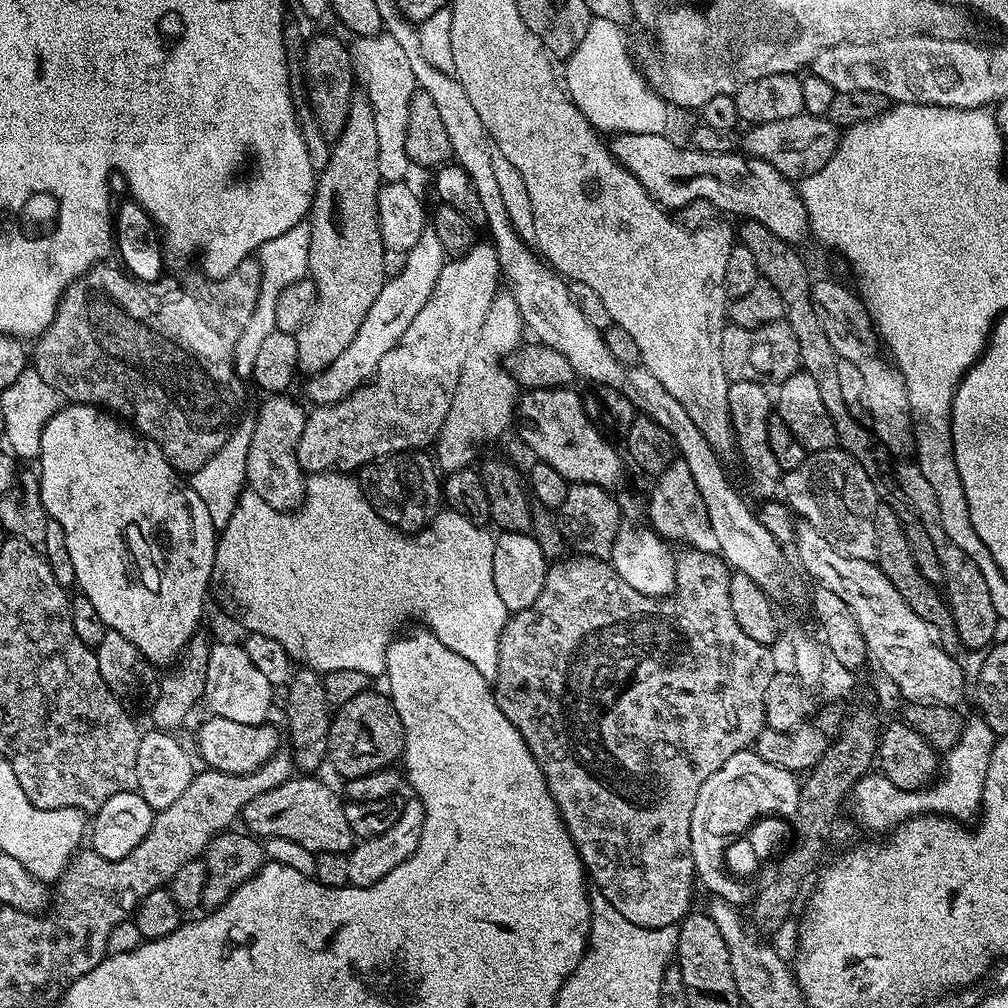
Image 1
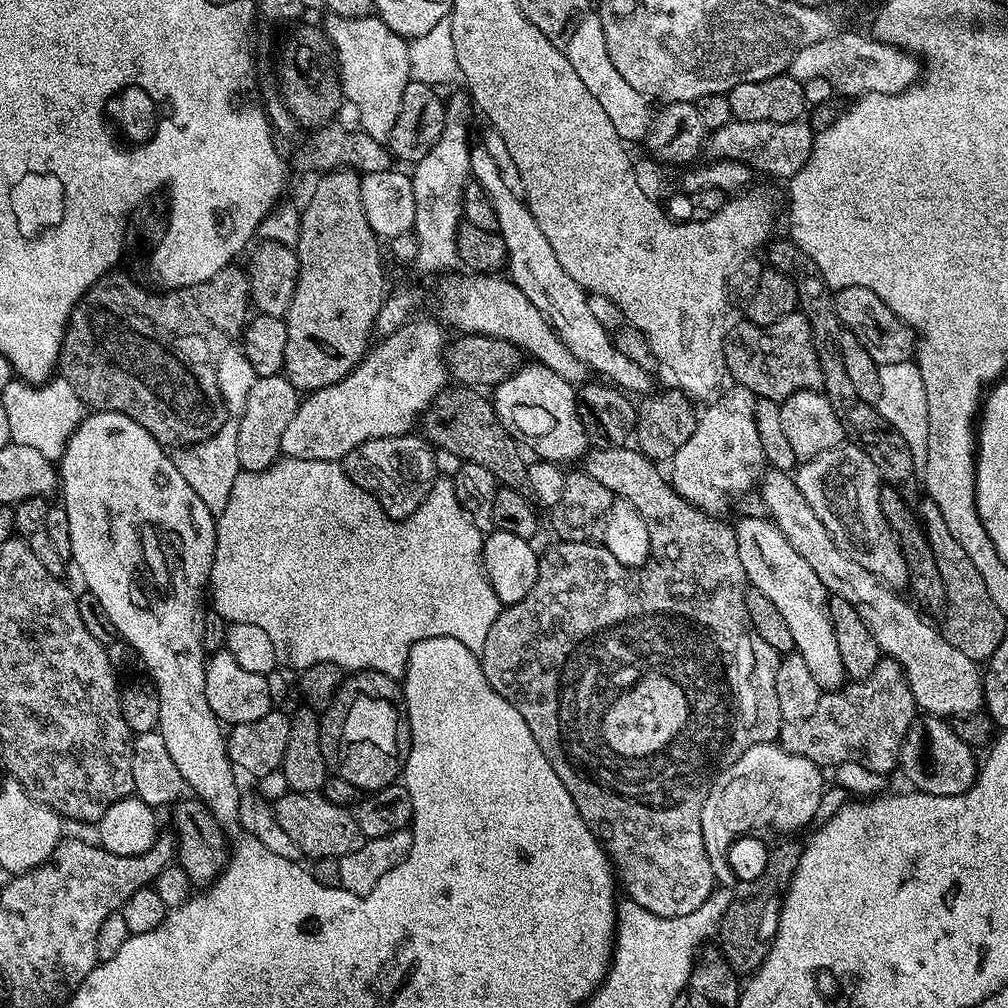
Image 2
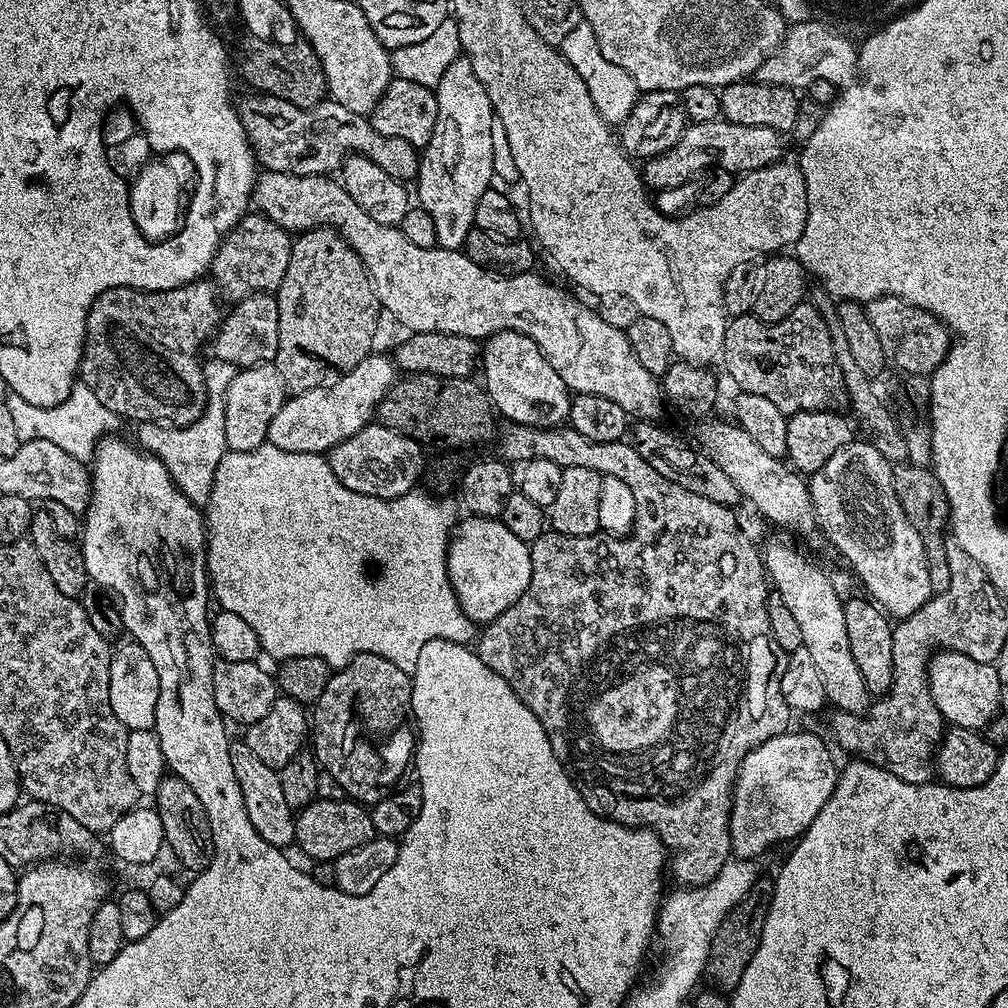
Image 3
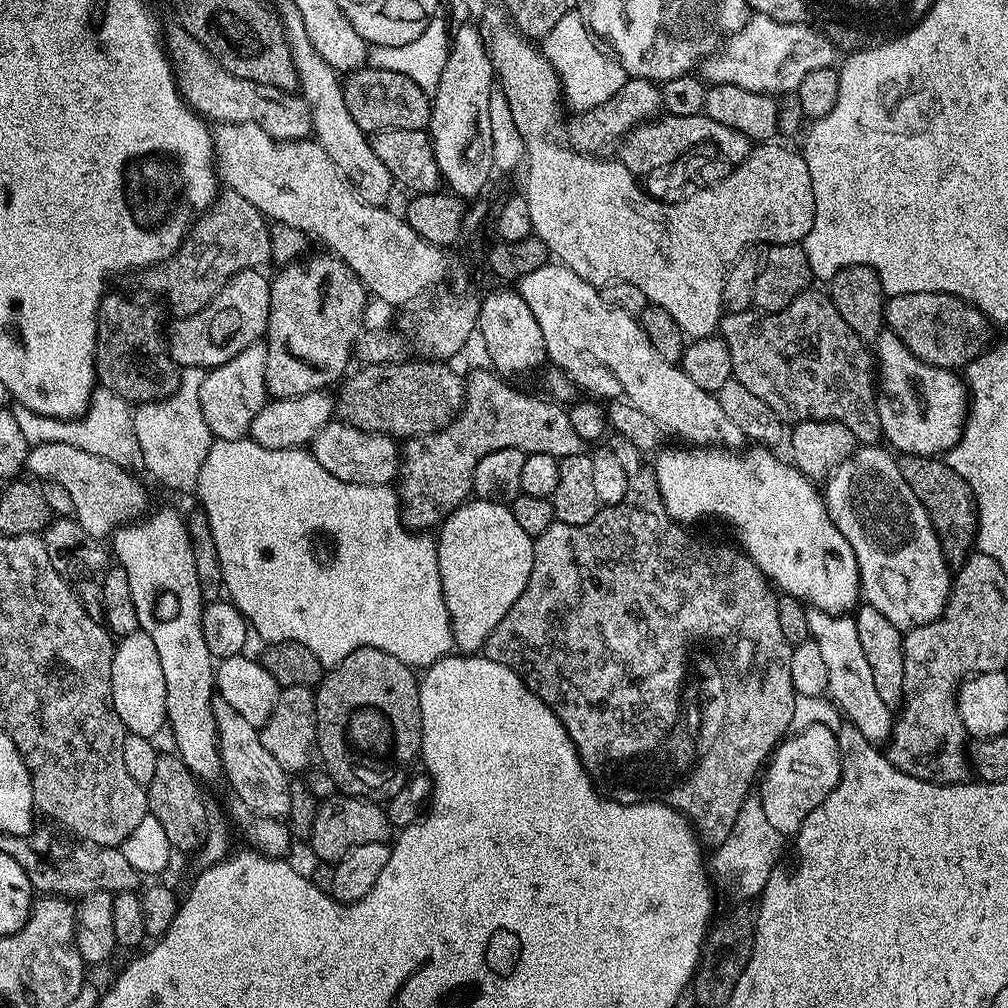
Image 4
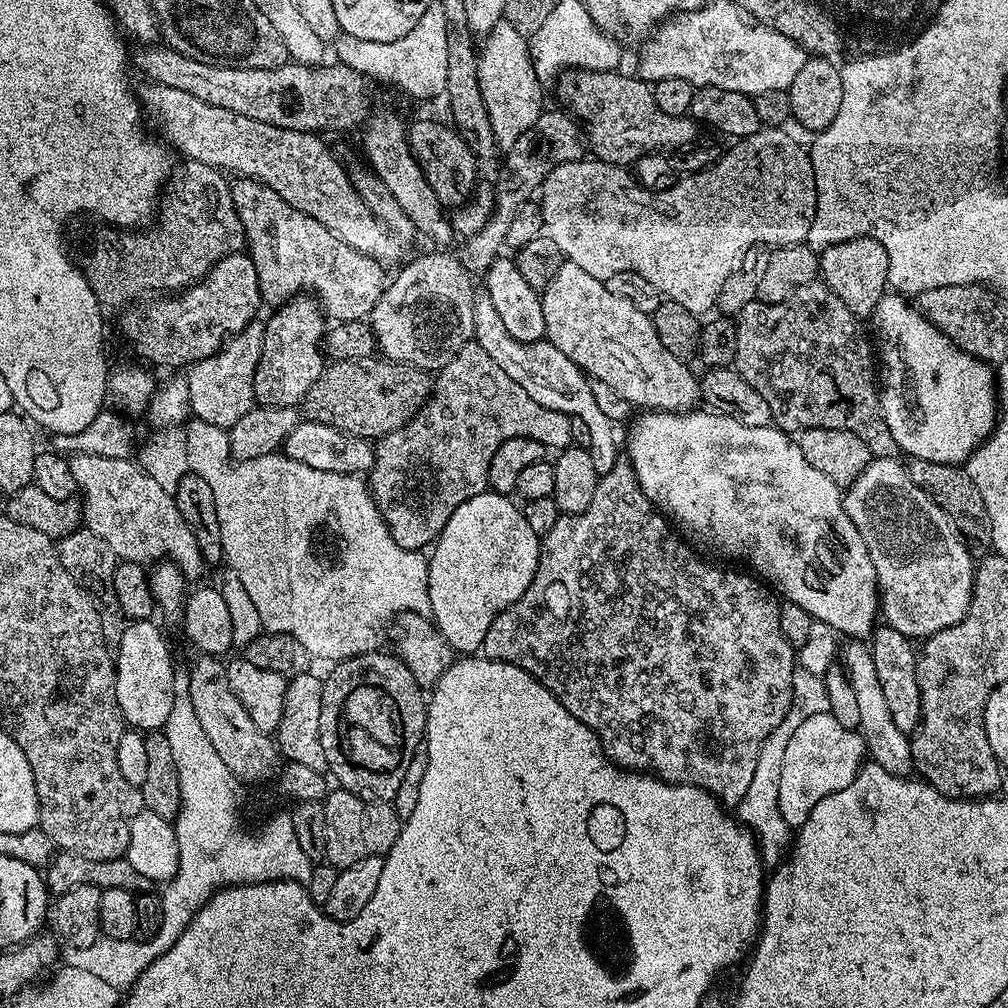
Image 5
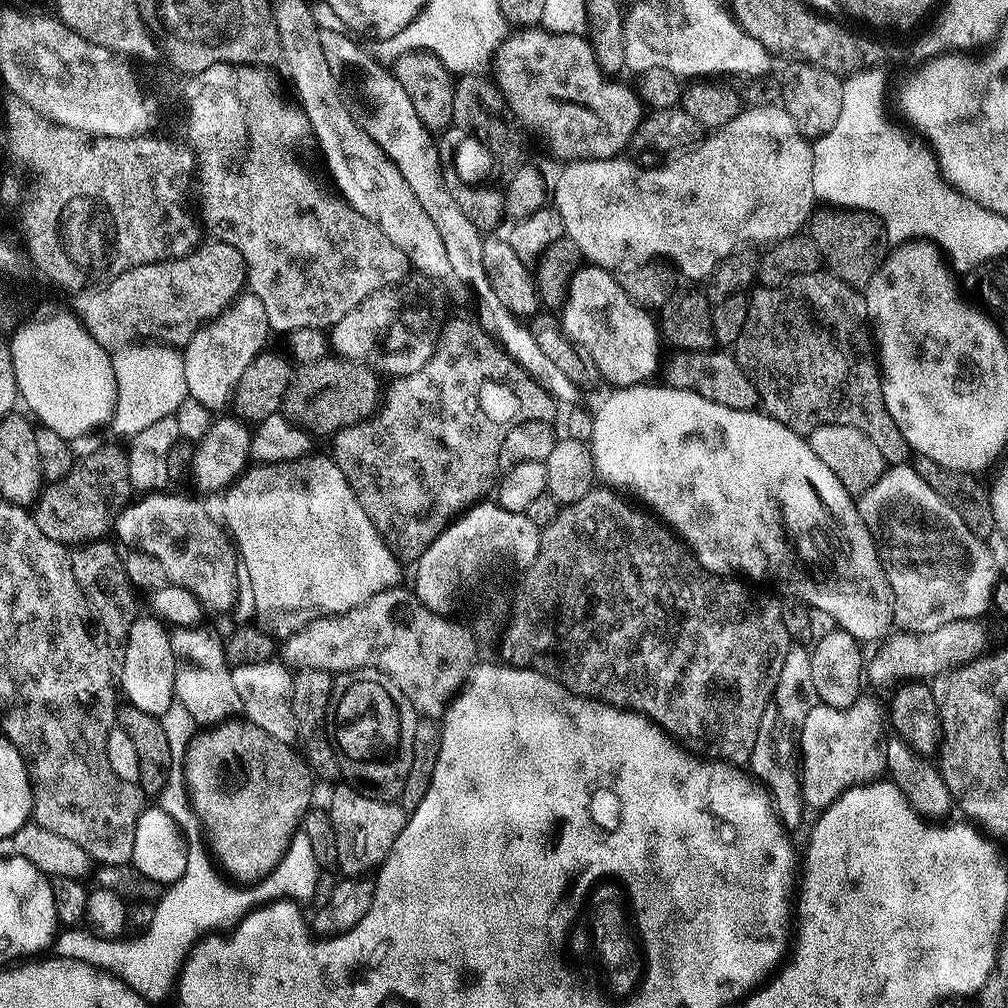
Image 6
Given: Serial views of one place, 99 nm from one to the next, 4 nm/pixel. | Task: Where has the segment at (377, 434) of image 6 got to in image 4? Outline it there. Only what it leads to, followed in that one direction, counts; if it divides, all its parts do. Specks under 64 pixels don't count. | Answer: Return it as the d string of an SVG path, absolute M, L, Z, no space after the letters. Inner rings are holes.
M495 371L476 372L472 377L467 377L467 392L464 398L464 406L460 411L460 415L440 432L426 433L425 436L414 436L411 439L405 439L400 448L400 471L394 481L394 487L397 496L400 498L400 517L404 520L404 527L409 530L436 530L443 524L445 518L448 517L456 508L465 503L473 495L472 483L474 482L474 466L478 466L478 462L482 462L482 458L486 458L486 454L494 454L494 450L506 450L513 448L514 450L522 450L525 454L533 452L534 454L550 454L557 458L578 455L582 452L582 441L578 438L578 433L574 431L574 426L570 426L570 418L568 417L568 408L561 406L559 403L553 402L551 399L538 400L532 396L526 396L519 392L516 388L511 388L509 381L505 377L497 374Z

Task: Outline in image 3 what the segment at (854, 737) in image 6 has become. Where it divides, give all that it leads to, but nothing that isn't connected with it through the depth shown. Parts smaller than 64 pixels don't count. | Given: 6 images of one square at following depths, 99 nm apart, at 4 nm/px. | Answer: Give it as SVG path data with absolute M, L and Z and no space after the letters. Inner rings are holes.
M790 730L748 752L733 784L732 808L729 812L729 832L736 832L732 837L733 857L738 860L755 859L766 847L776 842L792 842L802 836L829 800L837 775L838 766L834 764L825 742L810 732Z

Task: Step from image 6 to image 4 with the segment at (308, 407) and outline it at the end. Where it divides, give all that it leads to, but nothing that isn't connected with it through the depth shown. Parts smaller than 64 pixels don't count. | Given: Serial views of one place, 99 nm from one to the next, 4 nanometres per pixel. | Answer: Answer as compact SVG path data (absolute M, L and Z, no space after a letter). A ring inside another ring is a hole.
M414 358L396 364L365 365L360 371L353 371L343 379L343 386L336 394L337 415L343 423L354 425L356 429L391 435L400 440L440 432L460 415L467 392L463 377L460 378L450 367L445 361L430 361L426 358Z

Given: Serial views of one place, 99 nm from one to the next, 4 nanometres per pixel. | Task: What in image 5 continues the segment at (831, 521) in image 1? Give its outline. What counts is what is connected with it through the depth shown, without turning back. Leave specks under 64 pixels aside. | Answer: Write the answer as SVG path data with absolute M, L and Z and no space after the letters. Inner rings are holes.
M896 458L872 459L859 478L847 485L843 493L844 509L858 534L862 534L862 542L866 542L870 562L874 562L883 619L891 628L910 638L927 638L938 630L955 628L962 622L972 601L976 564L973 549L946 510L942 510L942 506L938 506L926 490L910 482L907 467L898 461Z

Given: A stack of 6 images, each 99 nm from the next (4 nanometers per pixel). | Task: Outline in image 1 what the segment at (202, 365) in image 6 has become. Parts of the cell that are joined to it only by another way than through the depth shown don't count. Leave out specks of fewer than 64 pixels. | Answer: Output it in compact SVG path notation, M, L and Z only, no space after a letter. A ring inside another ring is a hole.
M272 394L265 399L268 401L255 413L256 425L246 455L247 487L279 512L292 512L304 502L306 473L296 457L296 447L298 438L302 438L306 412L290 397L288 394Z

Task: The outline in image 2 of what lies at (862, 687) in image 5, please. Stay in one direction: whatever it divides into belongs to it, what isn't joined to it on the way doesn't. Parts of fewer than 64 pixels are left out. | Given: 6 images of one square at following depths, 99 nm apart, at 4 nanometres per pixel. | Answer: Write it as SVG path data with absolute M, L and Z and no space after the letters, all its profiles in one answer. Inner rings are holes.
M740 516L737 521L734 527L738 542L738 556L742 558L742 570L746 570L749 585L755 591L766 594L766 598L770 598L770 602L774 602L774 606L782 613L782 618L786 621L787 628L790 629L790 635L794 638L794 652L801 655L803 661L807 663L820 689L824 692L834 692L838 688L843 688L846 677L842 657L838 650L838 641L834 636L834 626L830 622L830 610L828 609L830 593L826 590L826 586L822 586L818 574L814 574L814 569L798 555L798 550L794 550L790 542L786 542L782 530L778 530L771 519Z

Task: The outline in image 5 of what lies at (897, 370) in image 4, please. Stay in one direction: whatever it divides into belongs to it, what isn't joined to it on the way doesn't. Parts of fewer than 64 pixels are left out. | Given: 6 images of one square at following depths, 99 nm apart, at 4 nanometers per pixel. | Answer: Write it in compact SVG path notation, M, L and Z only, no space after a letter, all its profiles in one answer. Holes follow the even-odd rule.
M886 294L878 302L878 306L873 310L870 317L870 323L876 327L876 332L880 335L880 344L878 340L878 356L884 359L884 368L882 364L882 391L879 393L880 406L884 414L886 426L890 426L890 434L894 434L894 442L898 442L900 452L905 457L914 460L933 460L943 464L963 465L972 457L972 451L977 446L983 444L989 436L992 435L992 429L996 427L998 419L998 380L994 375L993 365L979 360L977 356L971 356L969 352L963 352L961 348L948 337L945 332L939 332L932 323L924 317L923 312L915 303L908 304L909 297L904 294Z

